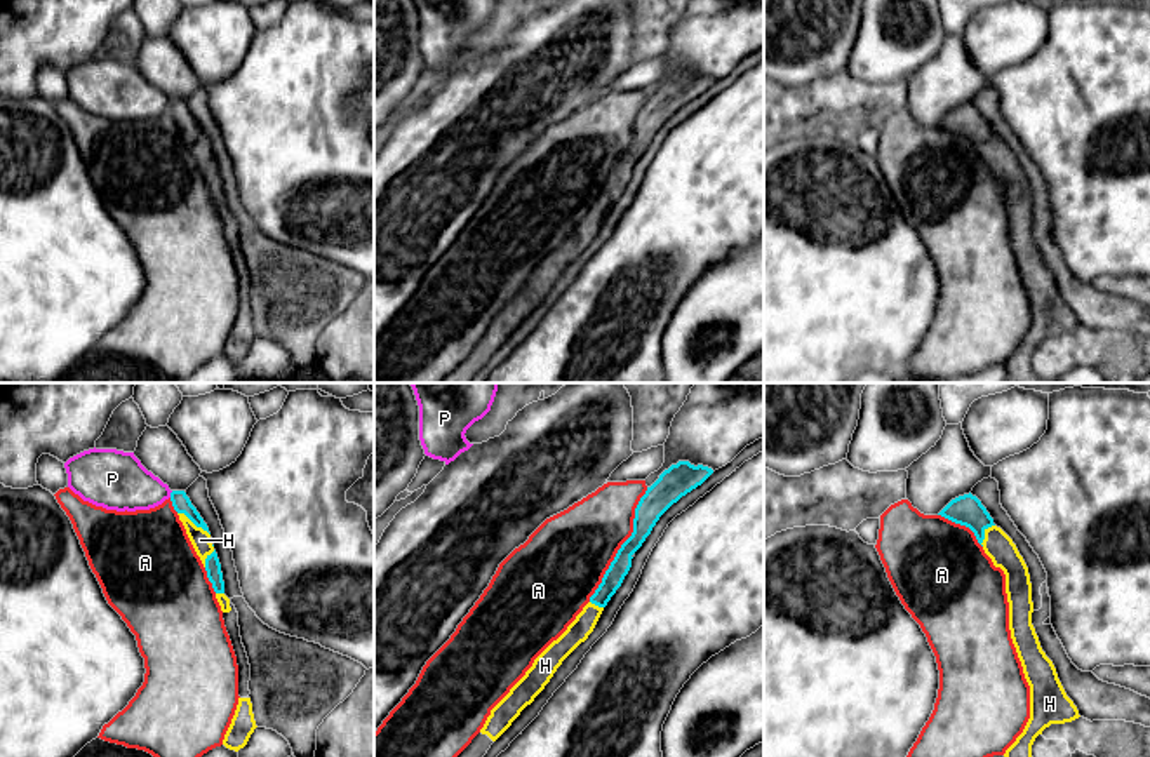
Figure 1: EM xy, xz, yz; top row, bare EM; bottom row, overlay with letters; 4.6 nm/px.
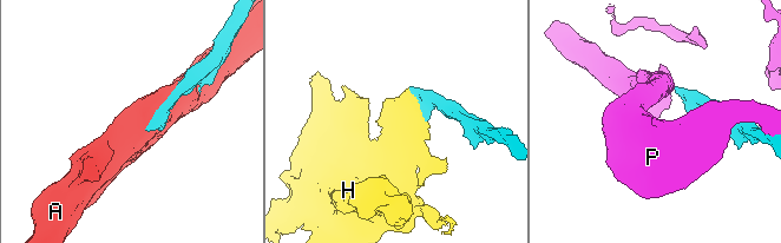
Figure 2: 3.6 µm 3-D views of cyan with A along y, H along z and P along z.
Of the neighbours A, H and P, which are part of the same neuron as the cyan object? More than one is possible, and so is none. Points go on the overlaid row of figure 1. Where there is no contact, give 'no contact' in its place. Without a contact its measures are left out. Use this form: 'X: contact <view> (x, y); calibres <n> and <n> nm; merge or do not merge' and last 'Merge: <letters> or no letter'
A: contact xz (621, 545); calibres 120 and 380 nm; do not merge
H: contact xy (193, 522); calibres 90 and 90 nm; merge
P: contact xy (171, 495); calibres 90 and 260 nm; do not merge
Merge: H

